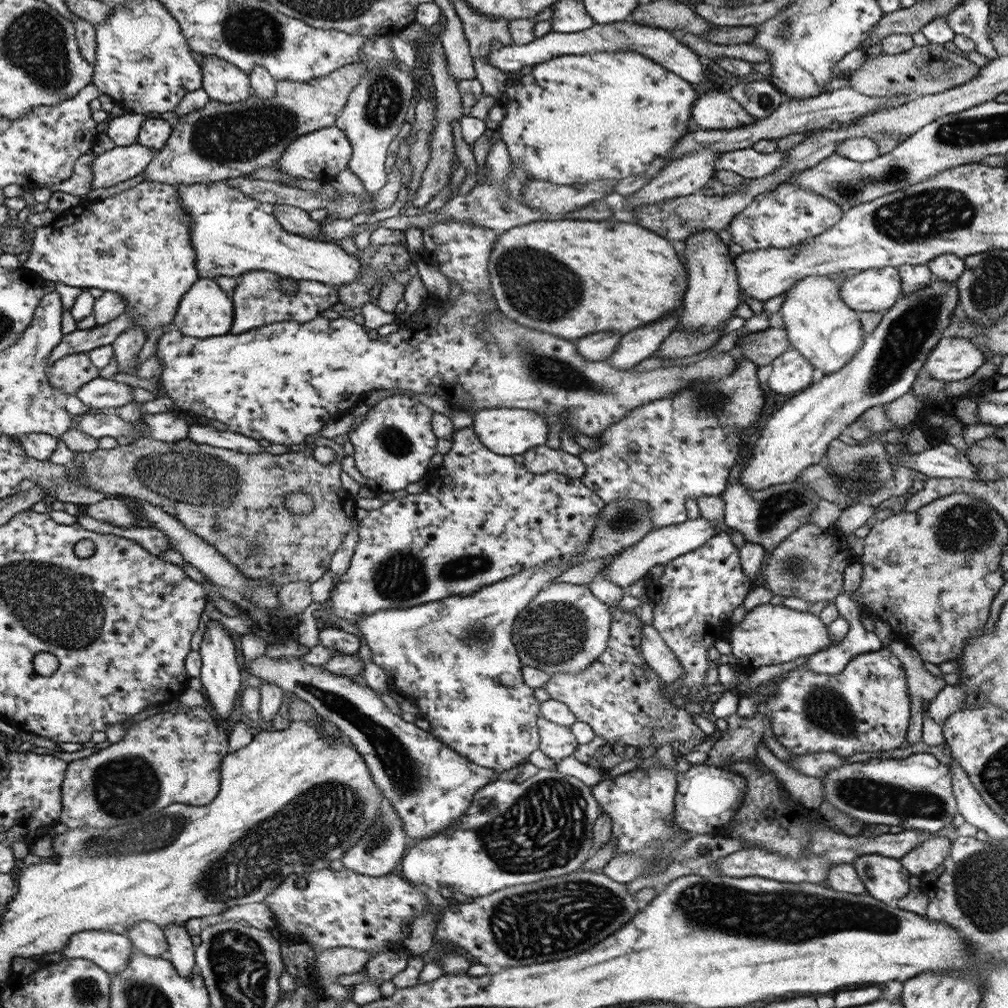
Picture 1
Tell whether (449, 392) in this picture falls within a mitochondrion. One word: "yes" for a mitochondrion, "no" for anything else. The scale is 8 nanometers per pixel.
no

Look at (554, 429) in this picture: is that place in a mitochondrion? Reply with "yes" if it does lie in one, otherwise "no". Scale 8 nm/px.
no

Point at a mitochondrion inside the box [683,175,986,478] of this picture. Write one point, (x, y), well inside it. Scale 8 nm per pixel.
(928, 215)

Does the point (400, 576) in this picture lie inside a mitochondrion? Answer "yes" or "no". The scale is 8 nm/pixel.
yes

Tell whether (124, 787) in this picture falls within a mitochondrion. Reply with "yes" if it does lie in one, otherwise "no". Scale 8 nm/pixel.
yes

